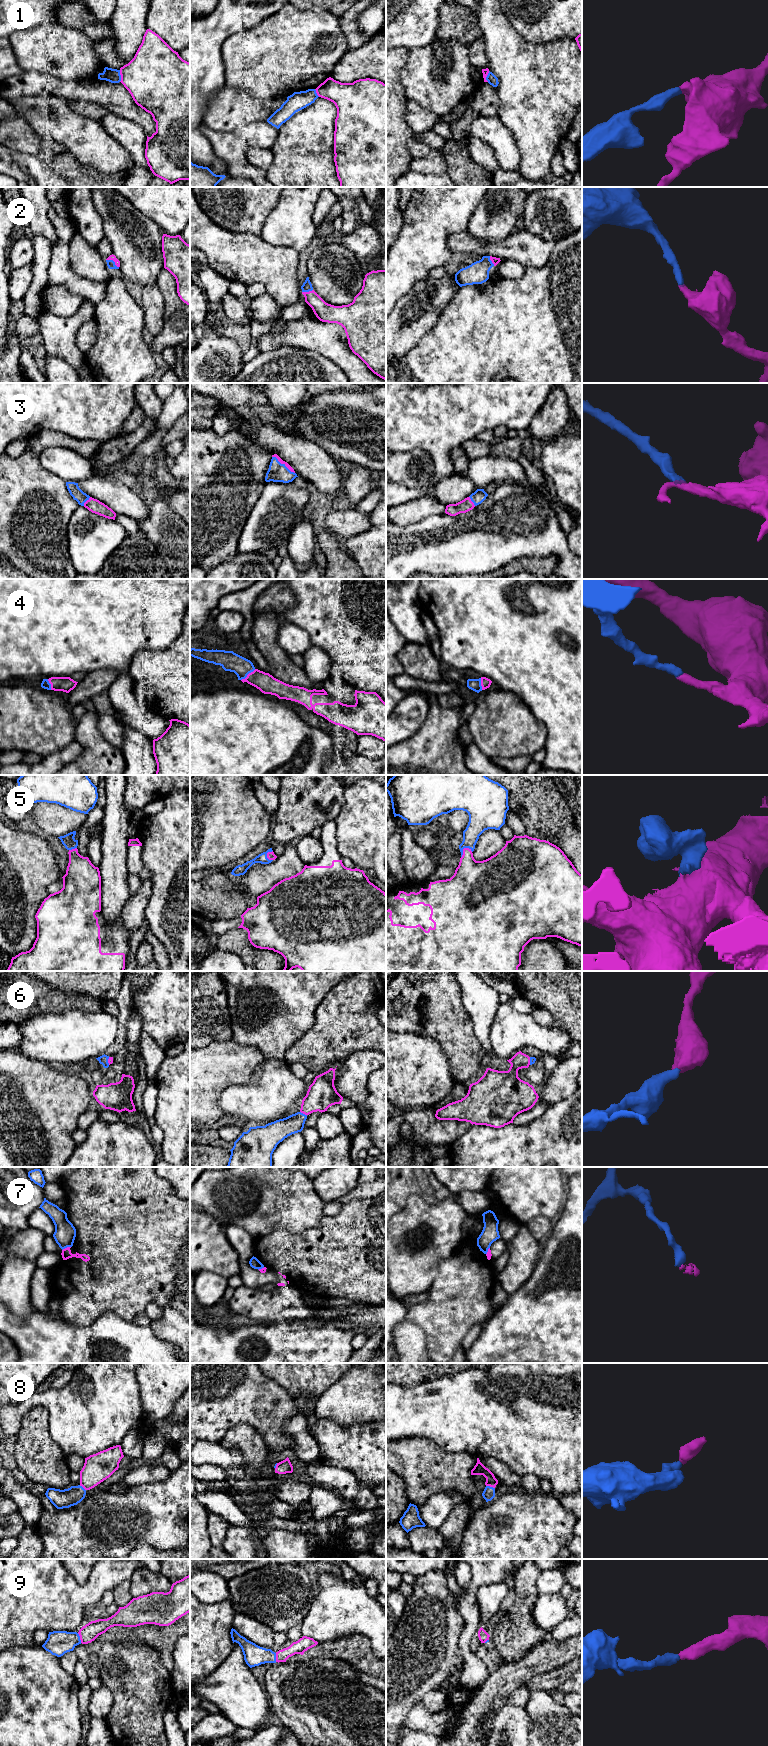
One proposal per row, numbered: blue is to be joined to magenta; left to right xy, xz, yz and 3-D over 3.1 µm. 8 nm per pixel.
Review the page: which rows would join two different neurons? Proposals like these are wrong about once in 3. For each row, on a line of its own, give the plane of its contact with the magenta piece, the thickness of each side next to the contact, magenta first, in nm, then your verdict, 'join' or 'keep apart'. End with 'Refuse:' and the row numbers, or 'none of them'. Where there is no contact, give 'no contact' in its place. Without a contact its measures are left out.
1: contact in xy; calibres 440 and 110 nm; keep apart
2: contact in xy; calibres 50 and 60 nm; join
3: contact in xz; calibres 40 and 160 nm; join
4: contact in xz; calibres 160 and 160 nm; join
5: contact in yz; calibres 300 and 160 nm; join
6: contact in xz; calibres 240 and 160 nm; join
7: contact in xy; calibres 80 and 170 nm; keep apart
8: contact in yz; calibres 100 and 100 nm; join
9: contact in xy; calibres 140 and 200 nm; join
Refuse: 1, 7

